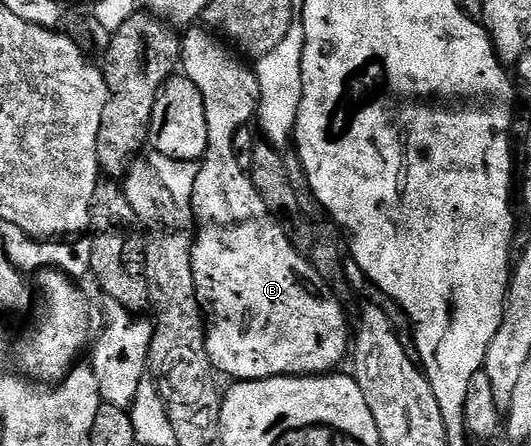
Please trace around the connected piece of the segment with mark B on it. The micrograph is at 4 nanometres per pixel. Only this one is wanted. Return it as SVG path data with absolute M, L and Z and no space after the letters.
M189 27L180 37L183 75L198 86L198 94L202 94L202 102L206 106L208 145L203 160L199 161L200 173L190 207L197 230L196 247L192 250L194 282L201 305L206 306L210 313L211 327L206 332L208 356L217 373L224 375L225 372L236 382L275 376L328 374L339 369L336 367L350 352L348 320L344 317L346 308L324 284L309 257L292 243L284 225L272 215L266 202L262 202L262 194L258 194L251 175L238 162L236 135L240 128L253 123L260 100L256 73L243 62L223 39L217 38L207 27Z

